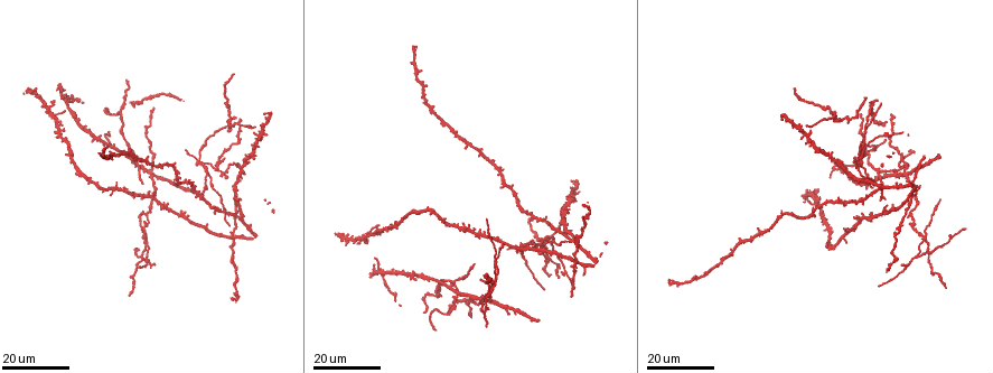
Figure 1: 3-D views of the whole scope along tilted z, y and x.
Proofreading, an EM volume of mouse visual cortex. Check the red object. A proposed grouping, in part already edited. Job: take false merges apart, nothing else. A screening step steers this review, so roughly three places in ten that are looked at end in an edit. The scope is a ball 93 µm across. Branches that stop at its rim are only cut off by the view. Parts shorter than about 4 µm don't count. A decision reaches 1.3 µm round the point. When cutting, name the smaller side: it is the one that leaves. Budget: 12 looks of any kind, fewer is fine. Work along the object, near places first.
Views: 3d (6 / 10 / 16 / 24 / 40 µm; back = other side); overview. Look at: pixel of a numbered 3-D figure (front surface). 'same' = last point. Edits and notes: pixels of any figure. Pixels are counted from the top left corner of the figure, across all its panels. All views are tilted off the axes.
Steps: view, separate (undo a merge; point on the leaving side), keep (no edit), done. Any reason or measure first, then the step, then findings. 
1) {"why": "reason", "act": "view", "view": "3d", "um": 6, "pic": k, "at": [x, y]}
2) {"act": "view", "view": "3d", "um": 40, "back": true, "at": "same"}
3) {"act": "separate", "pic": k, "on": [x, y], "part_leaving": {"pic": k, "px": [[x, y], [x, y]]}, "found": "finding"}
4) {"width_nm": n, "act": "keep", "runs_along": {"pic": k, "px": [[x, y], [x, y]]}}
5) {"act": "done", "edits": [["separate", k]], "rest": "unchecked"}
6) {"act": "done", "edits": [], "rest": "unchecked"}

{"why": "looks like a crossing", "act": "view", "view": "3d", "um": 24, "pic": 1, "at": [802, 133]}

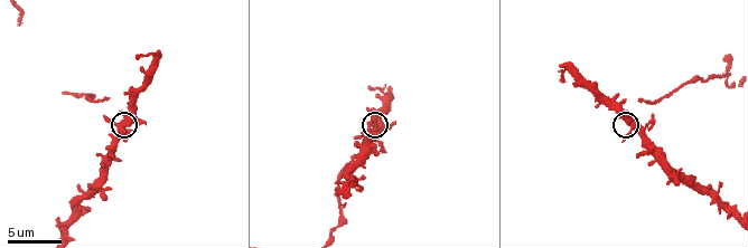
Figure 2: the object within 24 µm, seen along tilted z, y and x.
{"act": "view", "view": "3d", "um": 10, "pic": 2, "at": [117, 125]}

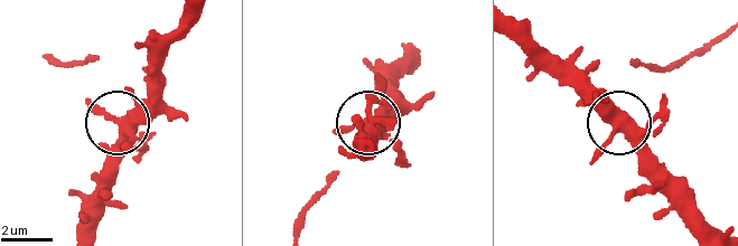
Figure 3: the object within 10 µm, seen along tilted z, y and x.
{"act": "keep", "runs_along": {"pic": 3, "px": [[358, 153], [389, 91]]}, "found": "one cell here"}

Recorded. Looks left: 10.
{"act": "view", "view": "3d", "um": 16, "pic": 1, "at": [815, 188]}

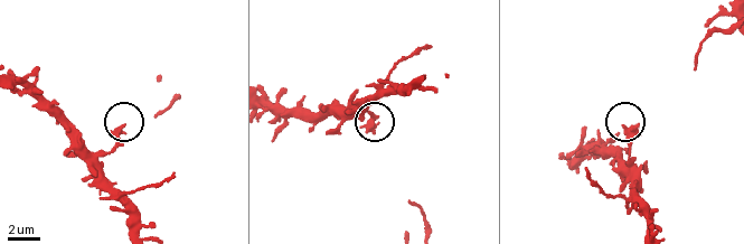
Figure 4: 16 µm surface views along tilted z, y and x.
{"act": "view", "view": "3d", "um": 6, "pic": 4, "at": [373, 130]}

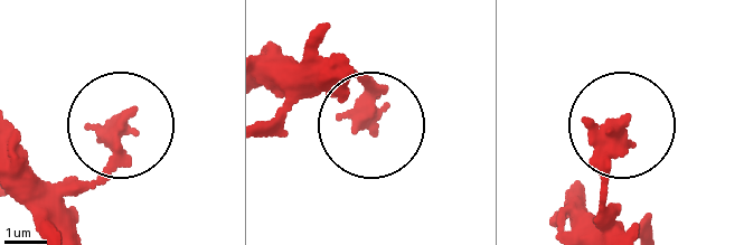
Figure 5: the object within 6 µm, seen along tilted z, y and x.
{"width_nm": 220, "act": "keep", "found": "all the same cell"}

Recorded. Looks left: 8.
{"why": "sudden change in width", "act": "view", "view": "3d", "um": 16, "pic": 1, "at": [831, 170]}

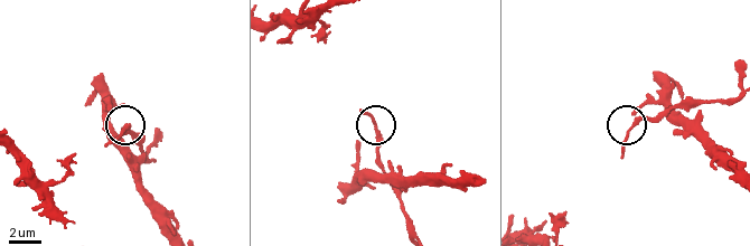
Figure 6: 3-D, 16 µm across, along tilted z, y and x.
{"act": "view", "view": "3d", "um": 6, "pic": 6, "at": [379, 134]}

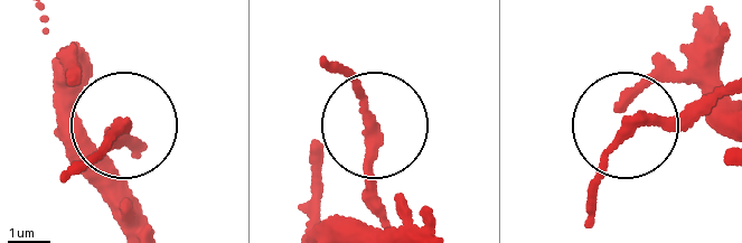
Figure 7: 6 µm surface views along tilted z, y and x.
{"act": "keep", "found": "all the same cell"}

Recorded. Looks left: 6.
{"why": "two arms in line, one across", "act": "view", "view": "3d", "um": 16, "pic": 1, "at": [455, 283]}

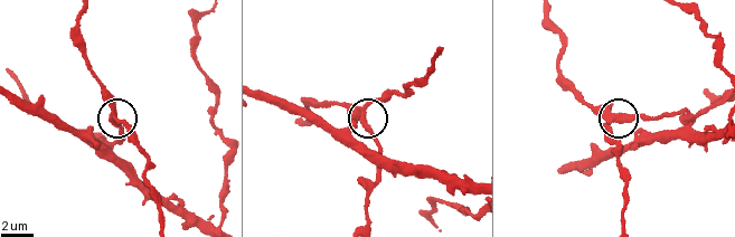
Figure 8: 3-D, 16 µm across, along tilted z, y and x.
{"act": "view", "view": "3d", "um": 10, "pic": 8, "at": [115, 116]}

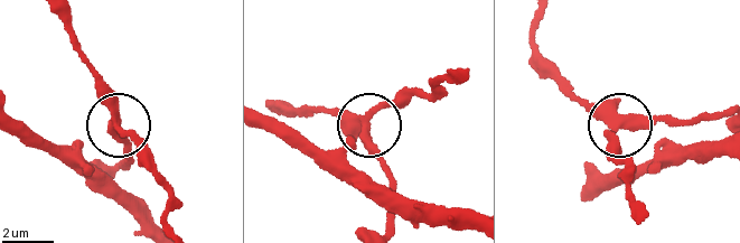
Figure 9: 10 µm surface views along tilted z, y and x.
{"arms": 3, "act": "keep", "runs_along": {"pic": 9, "px": [[16, 119], [105, 170], [129, 146], [118, 127], [156, 164]]}, "found": "continuous, no second cell"}

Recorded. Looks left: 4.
{"why": "calibre changes", "act": "view", "view": "3d", "um": 24, "pic": 1, "at": [121, 132]}

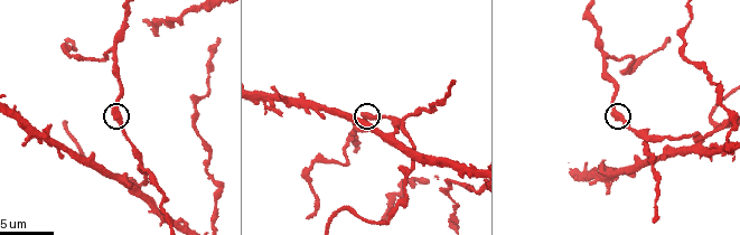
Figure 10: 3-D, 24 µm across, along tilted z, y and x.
{"why": "zoom in", "act": "view", "view": "3d", "um": 10, "pic": 10, "at": [116, 109]}

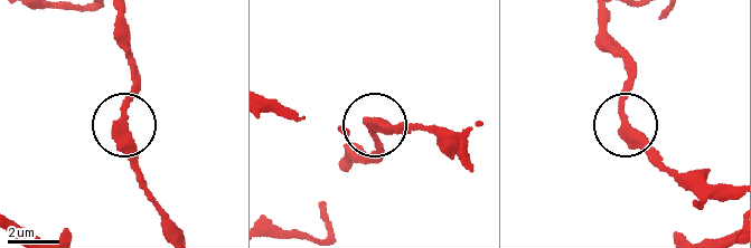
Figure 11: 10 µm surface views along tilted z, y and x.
{"act": "keep", "runs_along": {"pic": 11, "px": [[726, 188], [664, 164], [628, 125], [626, 51]]}, "found": "all the same cell"}

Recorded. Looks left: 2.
{"why": "calibre changes", "act": "view", "view": "3d", "um": 16, "pic": 1, "at": [151, 204]}

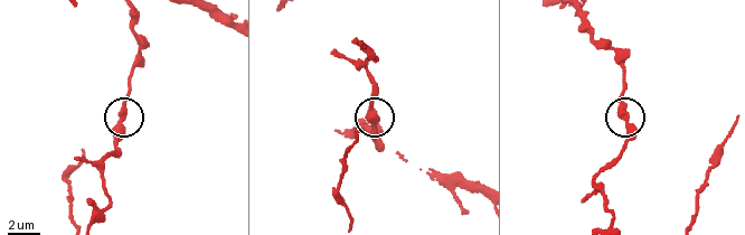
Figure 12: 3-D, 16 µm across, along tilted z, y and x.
{"act": "view", "view": "3d", "um": 6, "pic": 12, "at": [125, 102]}

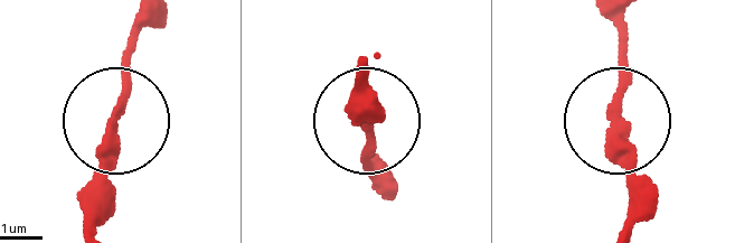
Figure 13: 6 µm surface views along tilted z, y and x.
{"width_nm": 280, "act": "keep", "runs_along": {"pic": 13, "px": [[609, 18], [619, 40], [614, 146], [642, 211]]}, "found": "all the same cell"}

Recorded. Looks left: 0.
{"act": "done", "edits": [], "rest": "unchecked"}

